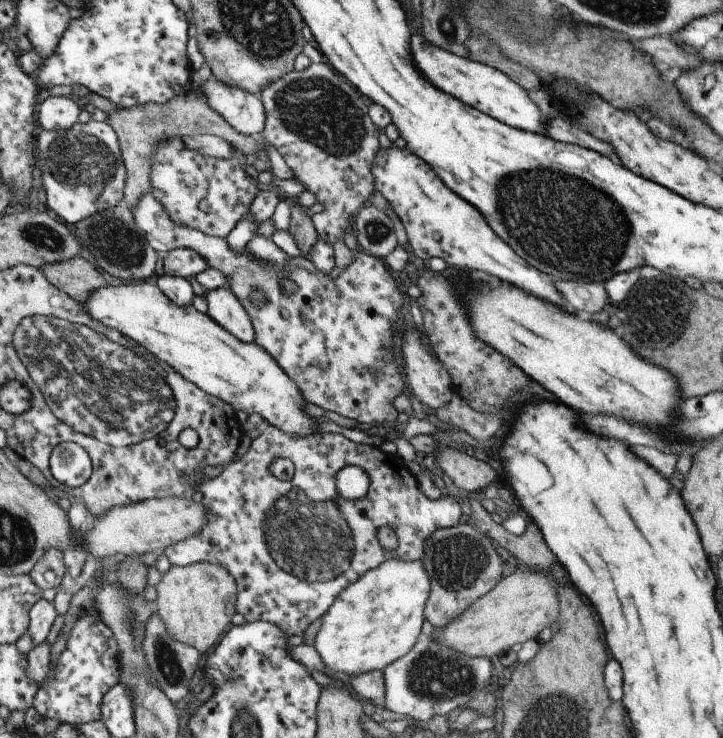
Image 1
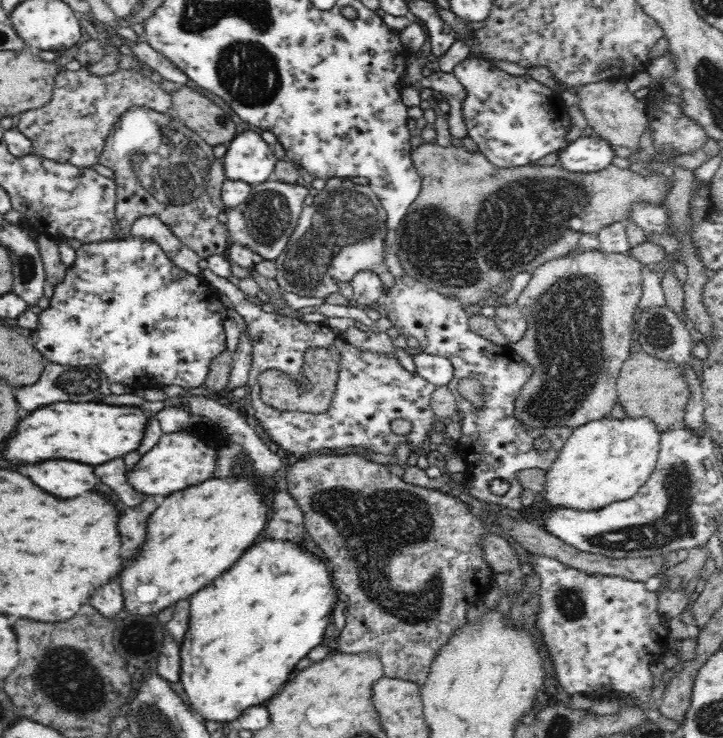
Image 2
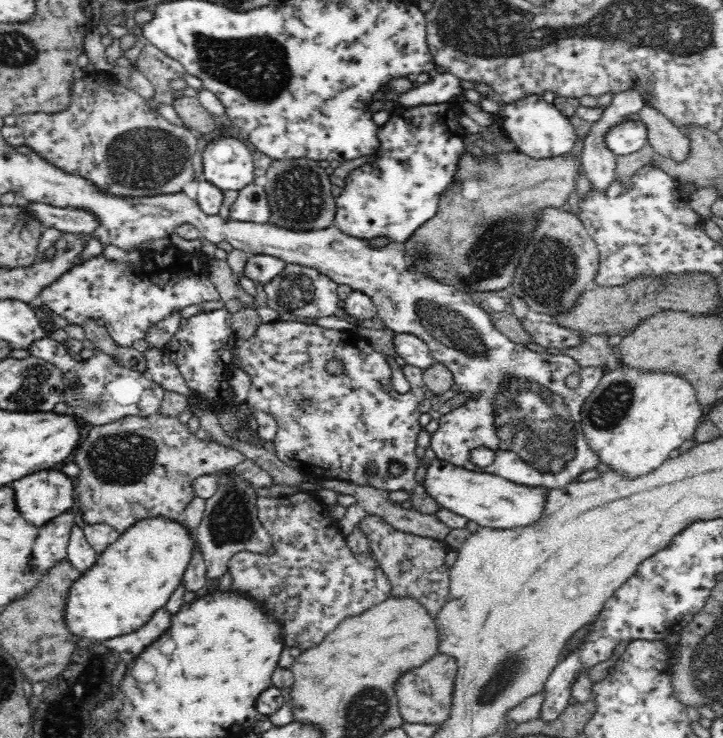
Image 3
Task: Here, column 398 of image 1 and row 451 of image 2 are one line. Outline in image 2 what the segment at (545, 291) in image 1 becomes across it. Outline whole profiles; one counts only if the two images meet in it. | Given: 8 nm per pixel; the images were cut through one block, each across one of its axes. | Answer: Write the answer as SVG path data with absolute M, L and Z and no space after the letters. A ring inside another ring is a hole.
M190 431L164 433L150 452L141 456L136 468L128 474L128 482L134 486L134 490L144 492L144 495L153 495L159 499L166 498L187 487L211 479L216 470L217 448L215 443L203 440L201 436L195 436Z

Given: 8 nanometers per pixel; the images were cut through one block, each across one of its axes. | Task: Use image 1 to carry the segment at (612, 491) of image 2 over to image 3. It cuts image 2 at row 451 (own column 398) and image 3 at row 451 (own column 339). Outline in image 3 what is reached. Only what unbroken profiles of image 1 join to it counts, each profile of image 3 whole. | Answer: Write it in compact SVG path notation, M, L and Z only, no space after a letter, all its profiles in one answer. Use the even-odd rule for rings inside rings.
M621 364L606 372L586 398L580 426L585 441L601 457L602 463L610 465L611 471L636 478L661 466L673 450L693 437L702 420L702 407L696 397L696 389L684 377L670 371L644 371Z

